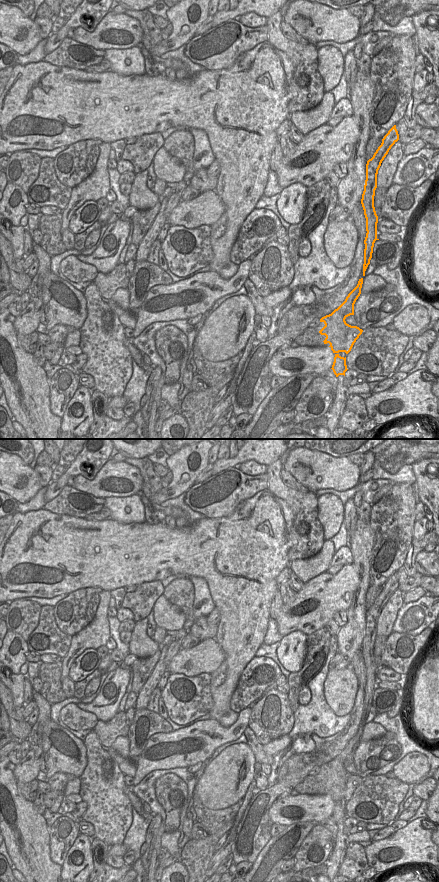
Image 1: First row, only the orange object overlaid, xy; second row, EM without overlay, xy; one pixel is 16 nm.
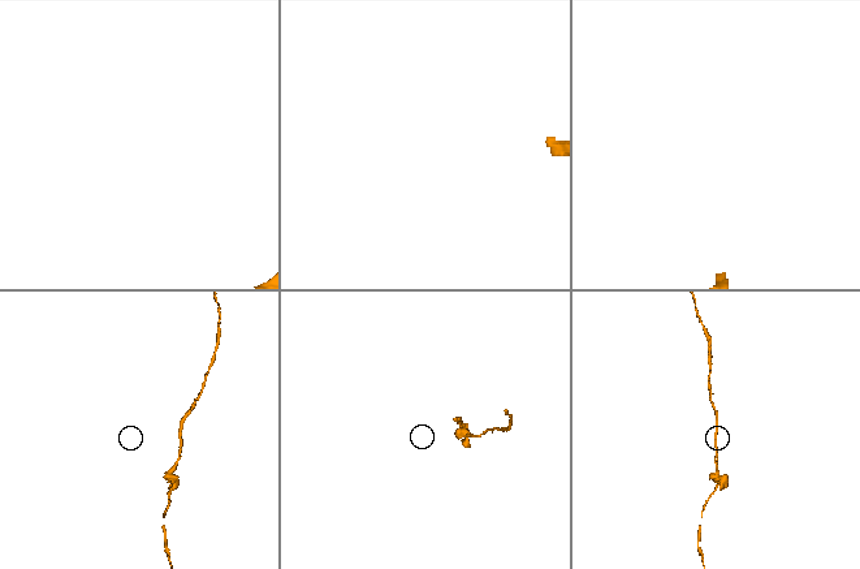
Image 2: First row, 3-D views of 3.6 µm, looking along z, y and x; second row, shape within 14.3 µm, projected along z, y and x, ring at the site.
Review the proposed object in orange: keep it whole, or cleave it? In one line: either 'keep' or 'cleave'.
keep

